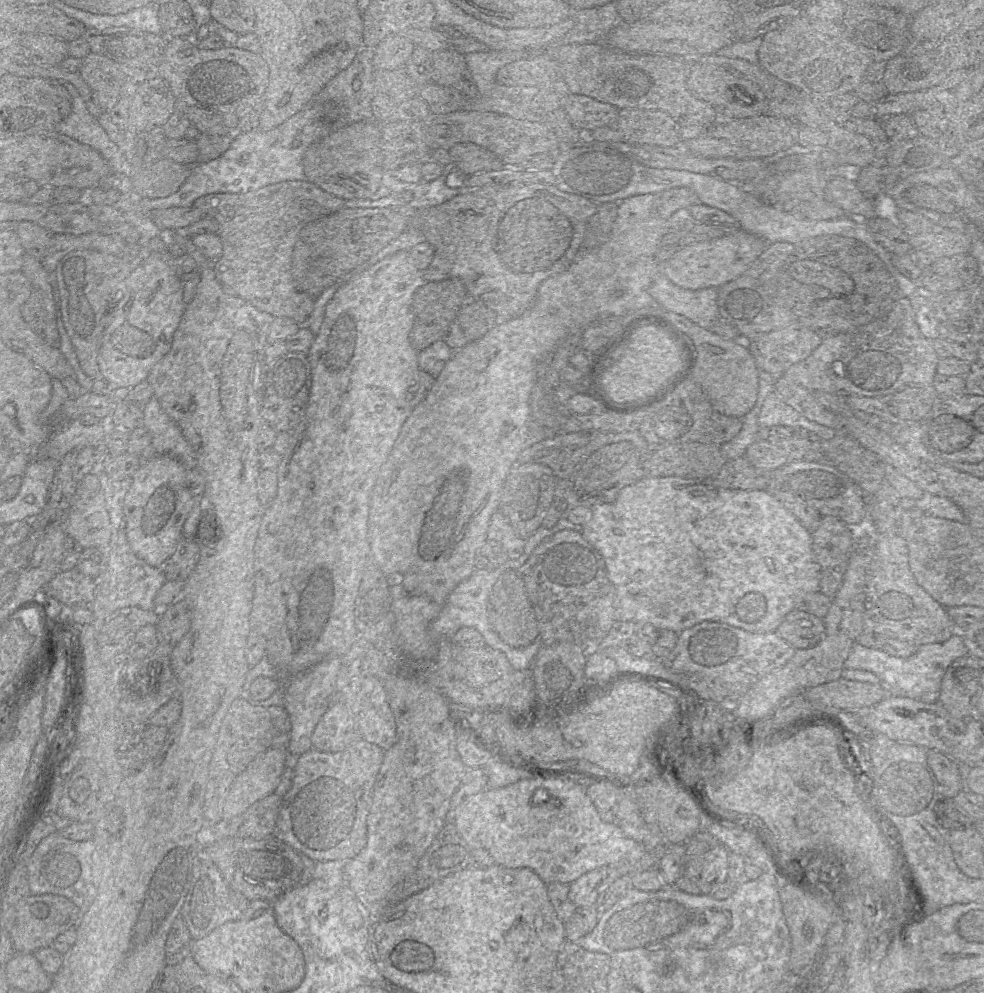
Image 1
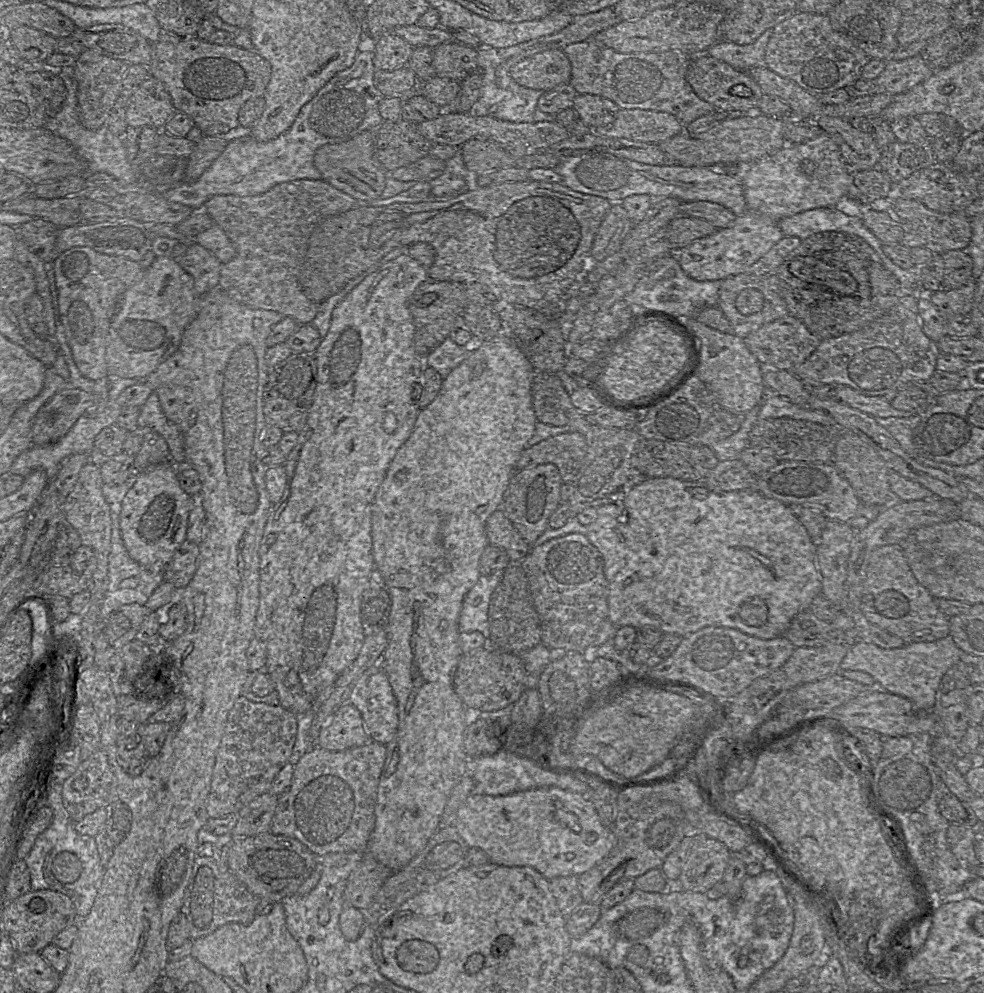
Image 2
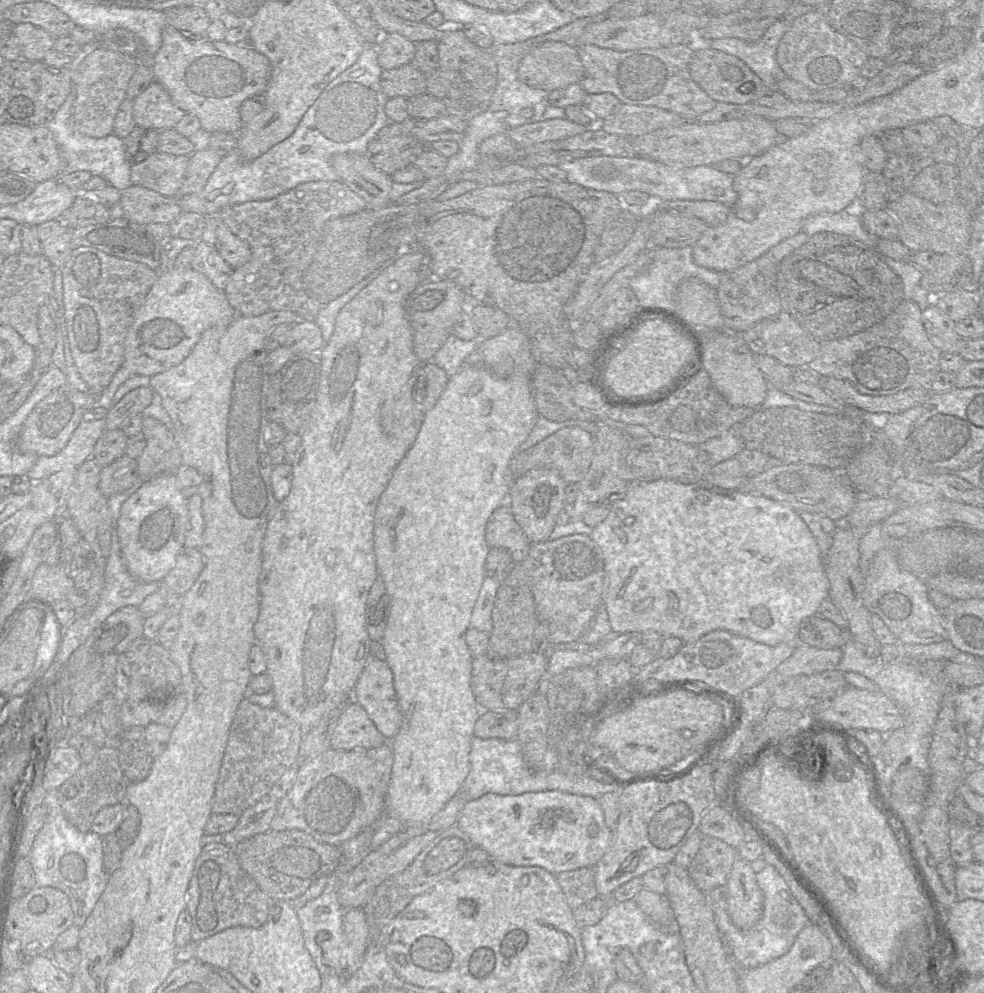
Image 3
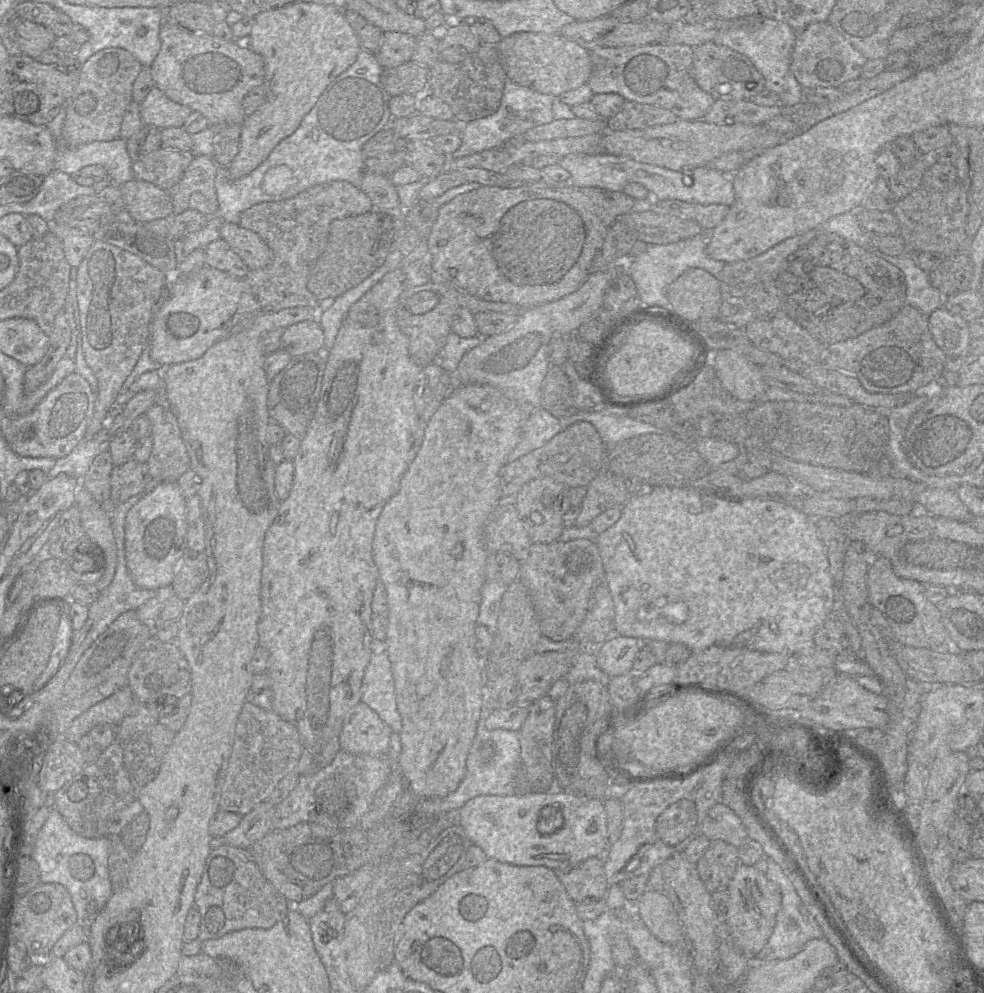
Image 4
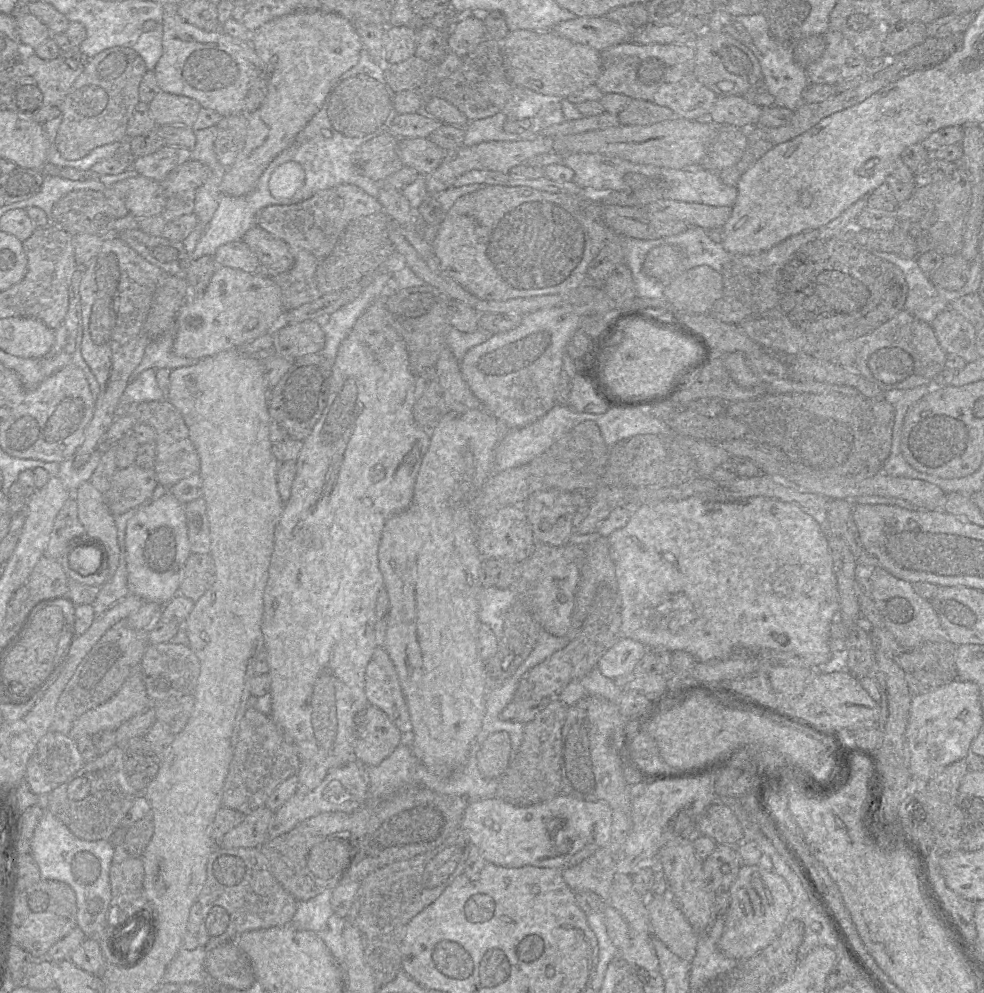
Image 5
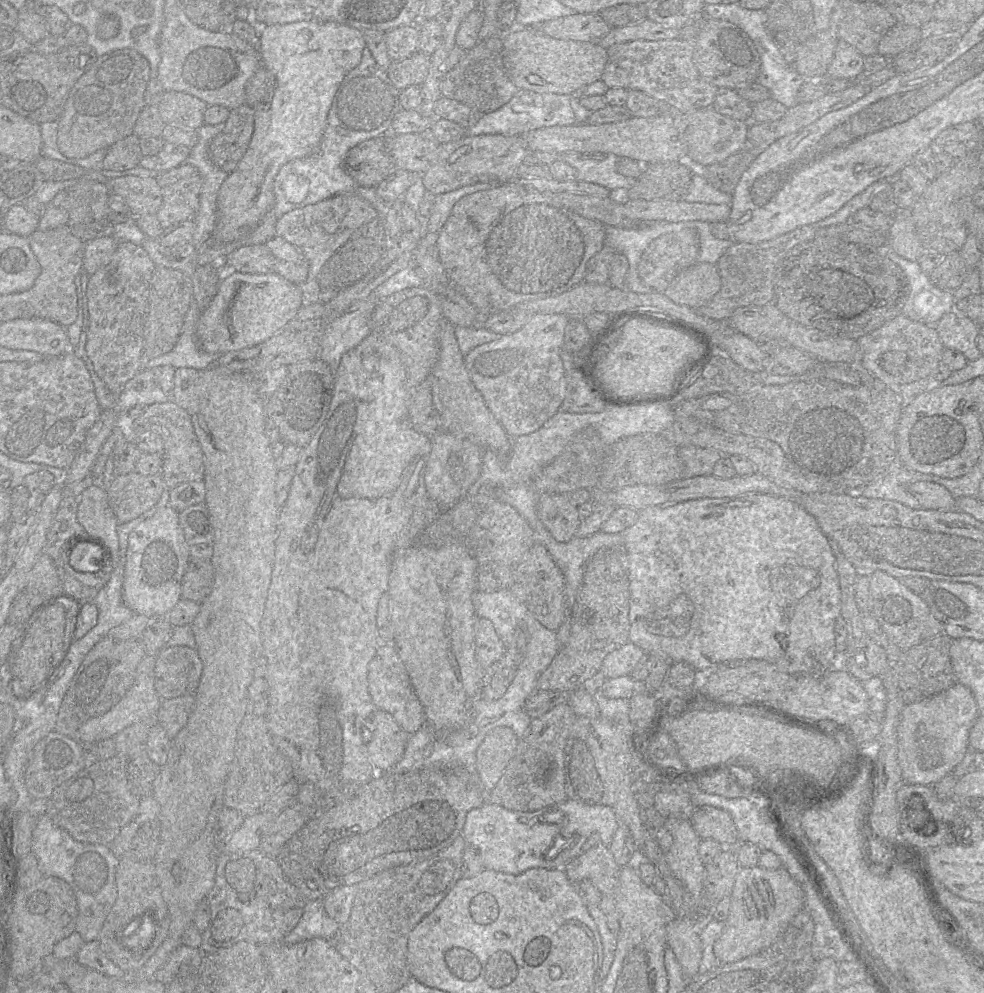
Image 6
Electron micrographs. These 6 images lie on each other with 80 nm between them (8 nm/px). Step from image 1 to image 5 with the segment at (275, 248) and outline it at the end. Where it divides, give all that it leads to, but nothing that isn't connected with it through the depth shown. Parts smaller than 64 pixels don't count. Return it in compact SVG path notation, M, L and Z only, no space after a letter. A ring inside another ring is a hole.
M341 184L316 192L312 197L291 205L269 205L258 214L256 226L283 240L293 257L293 267L272 277L280 287L285 310L295 309L316 301L320 296L315 282L315 272L320 263L332 252L348 224L362 216L379 213L382 205L360 187Z

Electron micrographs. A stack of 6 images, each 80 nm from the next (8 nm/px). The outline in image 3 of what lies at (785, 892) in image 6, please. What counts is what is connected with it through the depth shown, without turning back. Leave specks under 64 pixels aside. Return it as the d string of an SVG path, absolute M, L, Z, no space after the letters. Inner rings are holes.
M737 857L727 882L726 910L731 922L741 930L752 928L763 913L764 895L750 865Z

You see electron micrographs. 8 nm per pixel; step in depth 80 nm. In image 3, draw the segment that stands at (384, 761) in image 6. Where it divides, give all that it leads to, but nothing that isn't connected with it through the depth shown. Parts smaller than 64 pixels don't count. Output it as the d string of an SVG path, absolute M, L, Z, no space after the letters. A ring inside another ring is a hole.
M354 700L340 712L330 734L330 747L335 750L354 750L380 747L387 741L377 730L366 711Z

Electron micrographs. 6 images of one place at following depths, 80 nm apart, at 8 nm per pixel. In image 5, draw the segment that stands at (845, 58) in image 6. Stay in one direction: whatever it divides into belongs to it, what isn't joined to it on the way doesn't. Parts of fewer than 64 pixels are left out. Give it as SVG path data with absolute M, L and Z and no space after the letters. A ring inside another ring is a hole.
M838 31L824 35L826 48L822 56L805 68L809 82L834 85L865 76L867 59Z

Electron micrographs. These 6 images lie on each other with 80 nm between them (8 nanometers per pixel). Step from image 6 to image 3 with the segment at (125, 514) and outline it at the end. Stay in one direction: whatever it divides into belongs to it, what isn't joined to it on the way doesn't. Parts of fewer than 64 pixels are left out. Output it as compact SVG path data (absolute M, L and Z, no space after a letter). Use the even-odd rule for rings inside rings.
M124 454L102 467L99 489L106 498L129 489L139 477L137 460Z

